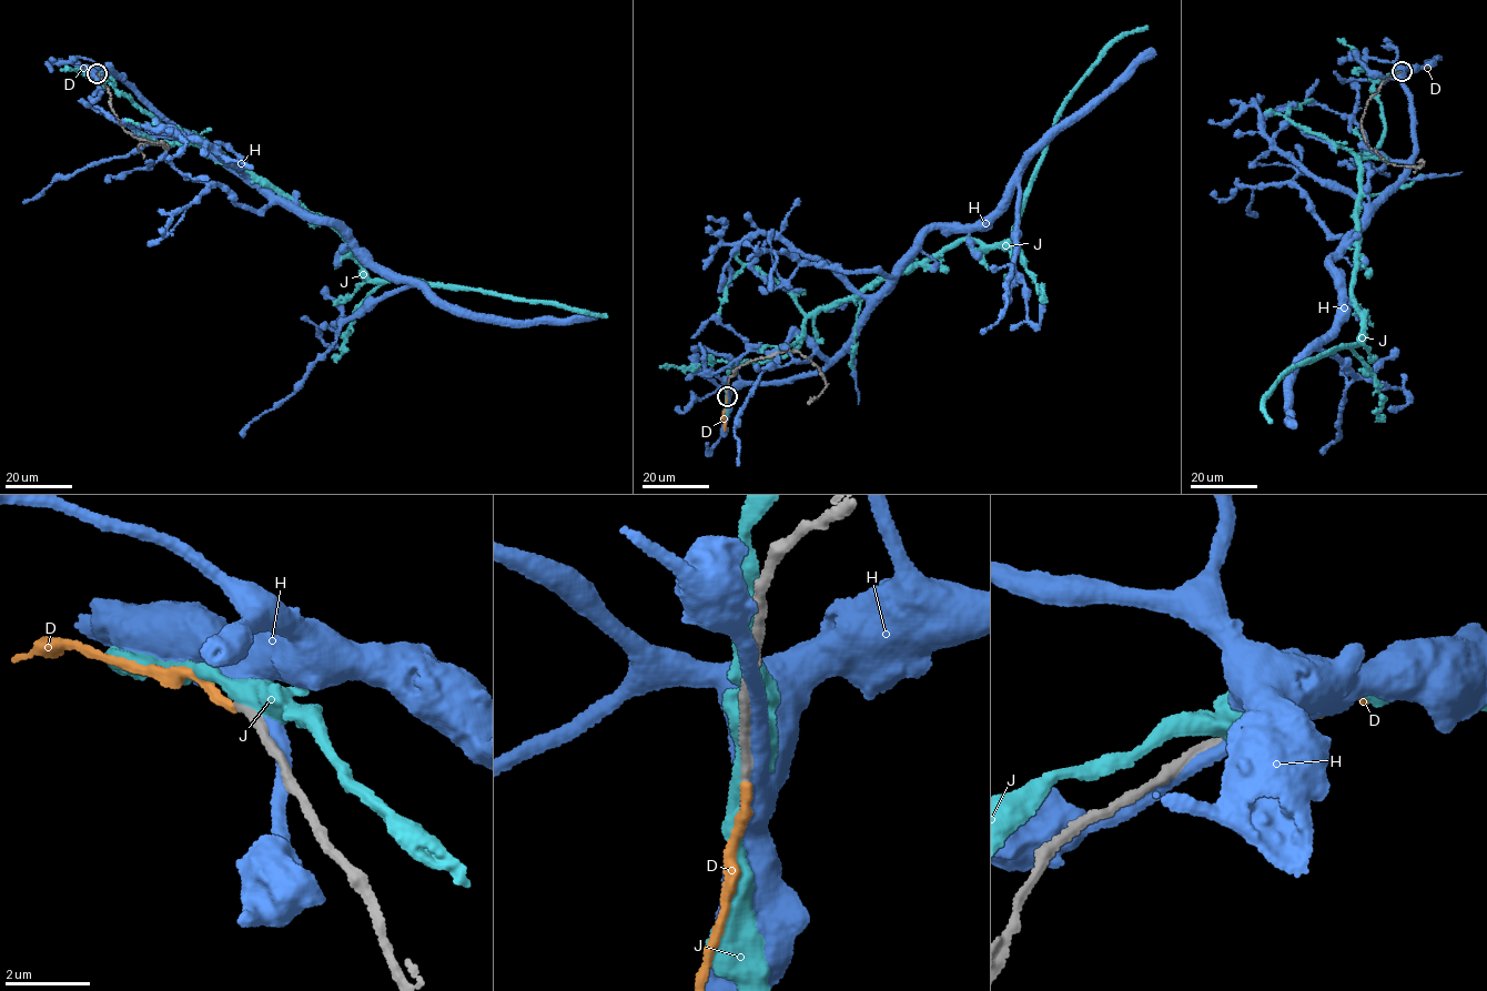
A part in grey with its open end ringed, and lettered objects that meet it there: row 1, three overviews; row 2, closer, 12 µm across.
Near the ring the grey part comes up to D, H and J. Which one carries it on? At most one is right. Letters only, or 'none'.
D

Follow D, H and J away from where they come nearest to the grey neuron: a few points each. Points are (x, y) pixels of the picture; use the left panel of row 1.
D: (97, 73), (76, 67)
H: (100, 76), (99, 72), (113, 72), (211, 152), (302, 213), (332, 222), (357, 255), (364, 255)
J: (98, 73), (176, 141), (214, 145), (313, 212), (339, 233), (370, 279), (557, 302), (607, 316)

